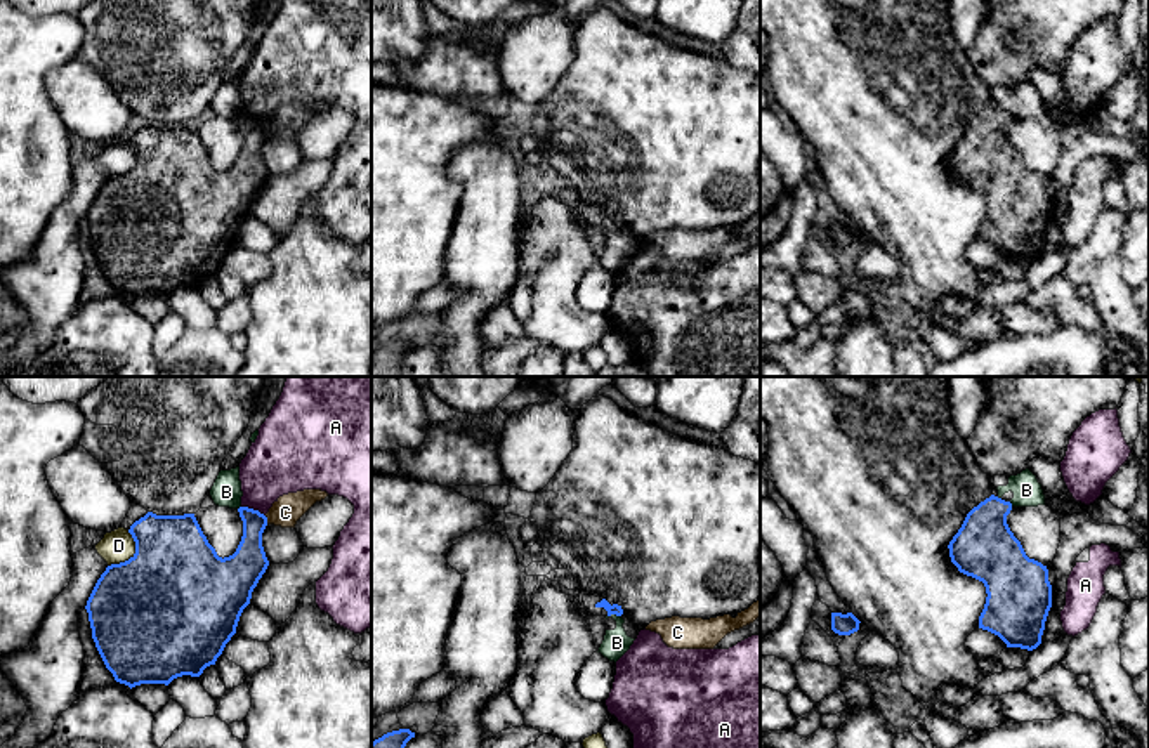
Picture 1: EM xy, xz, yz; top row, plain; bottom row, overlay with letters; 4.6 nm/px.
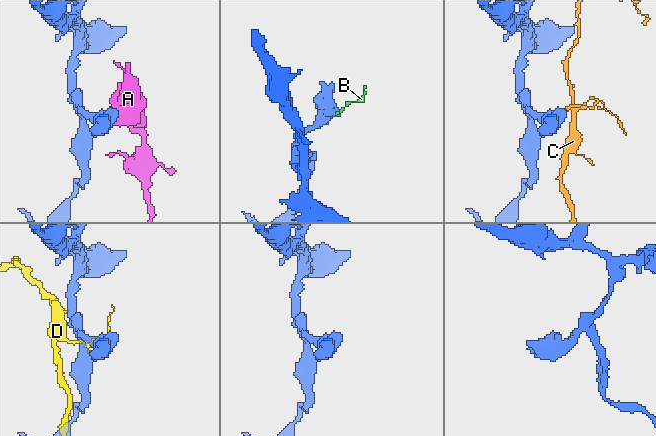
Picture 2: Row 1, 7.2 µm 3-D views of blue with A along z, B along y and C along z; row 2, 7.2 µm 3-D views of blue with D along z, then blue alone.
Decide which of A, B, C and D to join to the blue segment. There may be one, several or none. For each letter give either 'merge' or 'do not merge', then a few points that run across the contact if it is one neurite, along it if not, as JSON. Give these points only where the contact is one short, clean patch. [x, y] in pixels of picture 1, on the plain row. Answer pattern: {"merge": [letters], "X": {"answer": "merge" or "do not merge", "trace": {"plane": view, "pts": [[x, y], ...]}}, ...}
{"merge": [], "A": {"answer": "do not merge"}, "B": {"answer": "do not merge", "trace": {"plane": "xz", "pts": [[620, 226], [608, 228]]}}, "C": {"answer": "do not merge", "trace": {"plane": "xy", "pts": [[264, 127], [268, 134]]}}, "D": {"answer": "do not merge"}}

